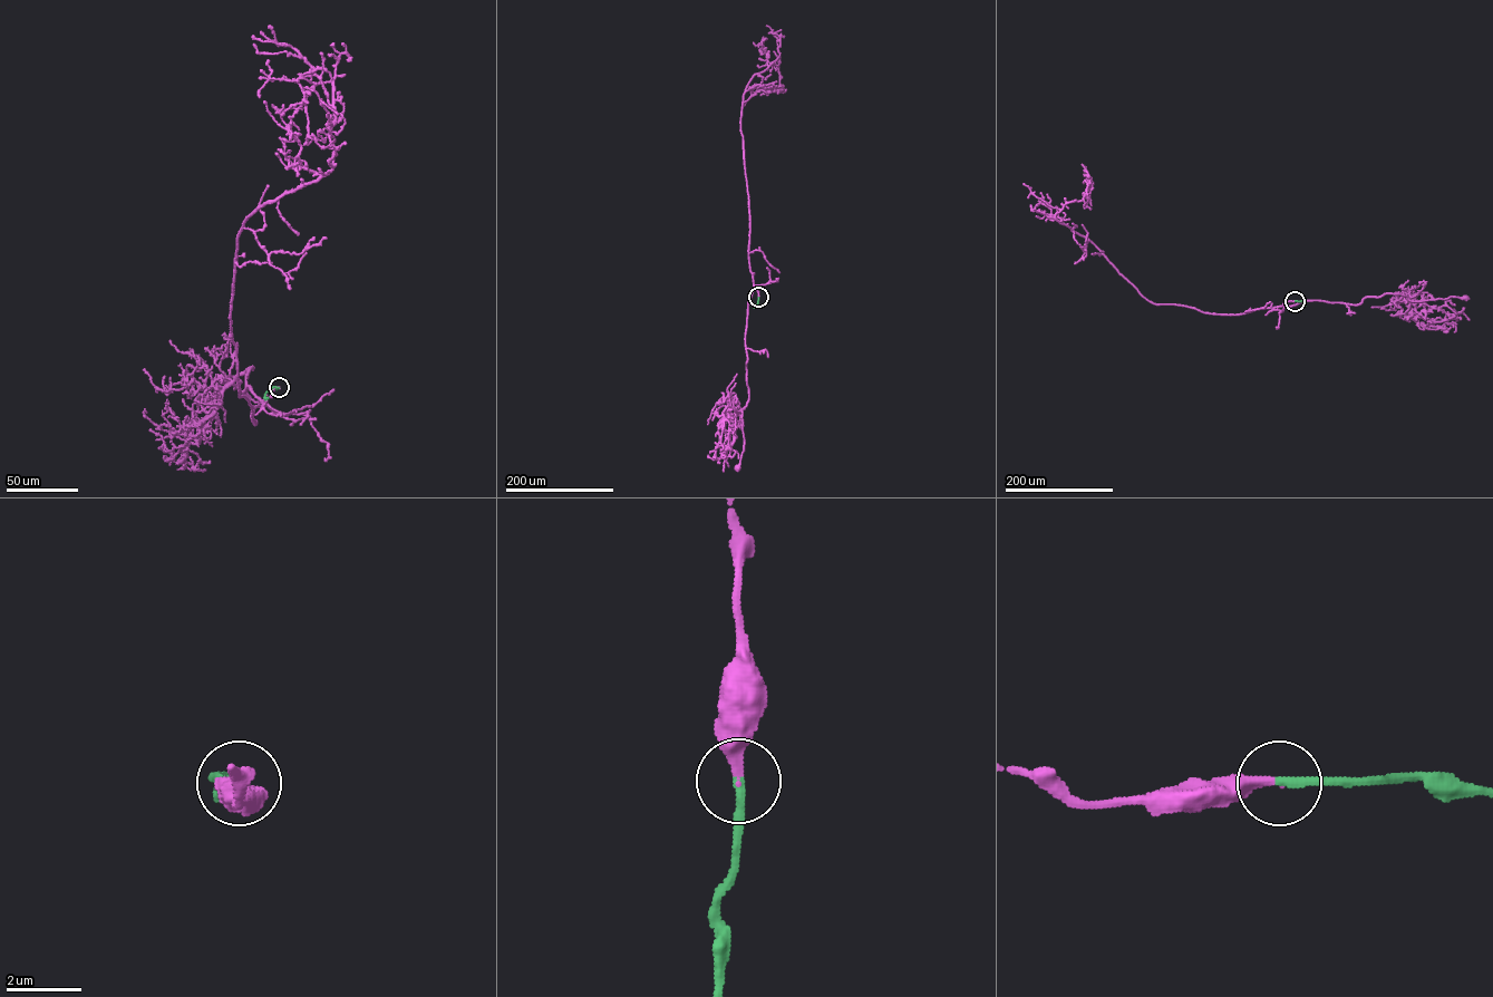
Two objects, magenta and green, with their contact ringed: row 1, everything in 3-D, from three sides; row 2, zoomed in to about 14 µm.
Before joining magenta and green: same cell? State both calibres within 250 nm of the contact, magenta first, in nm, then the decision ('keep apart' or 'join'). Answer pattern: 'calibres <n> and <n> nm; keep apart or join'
calibres 320 and 280 nm; join

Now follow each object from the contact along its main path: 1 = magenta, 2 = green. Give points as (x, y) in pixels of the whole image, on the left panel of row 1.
1: (279, 388), (261, 400), (249, 387), (243, 391), (249, 397), (252, 367), (234, 389), (235, 377), (222, 378)
2: (279, 388), (269, 389), (264, 397), (268, 397)

